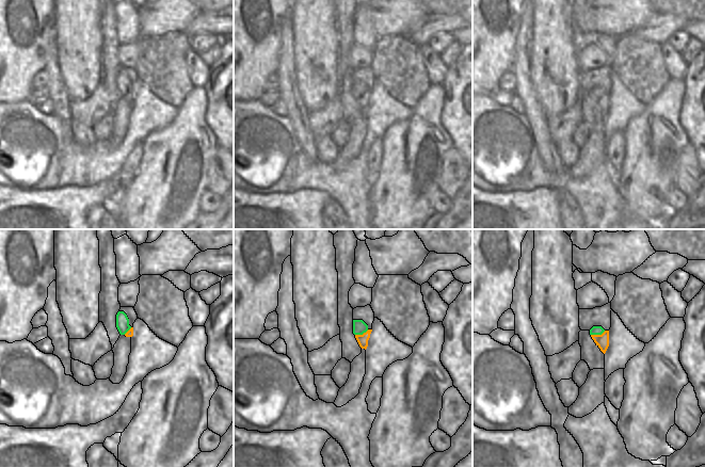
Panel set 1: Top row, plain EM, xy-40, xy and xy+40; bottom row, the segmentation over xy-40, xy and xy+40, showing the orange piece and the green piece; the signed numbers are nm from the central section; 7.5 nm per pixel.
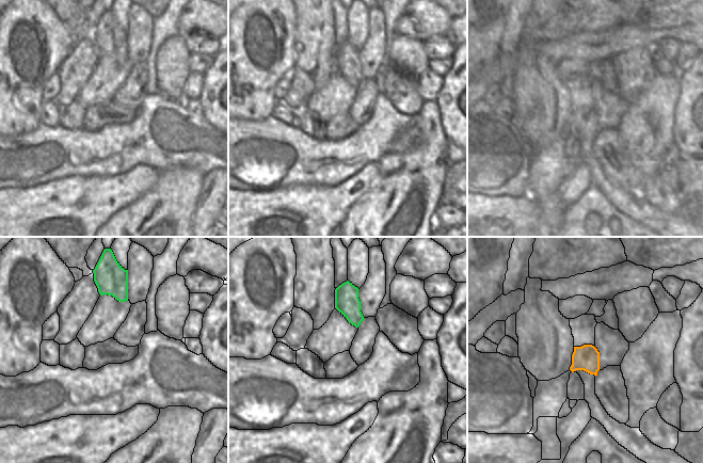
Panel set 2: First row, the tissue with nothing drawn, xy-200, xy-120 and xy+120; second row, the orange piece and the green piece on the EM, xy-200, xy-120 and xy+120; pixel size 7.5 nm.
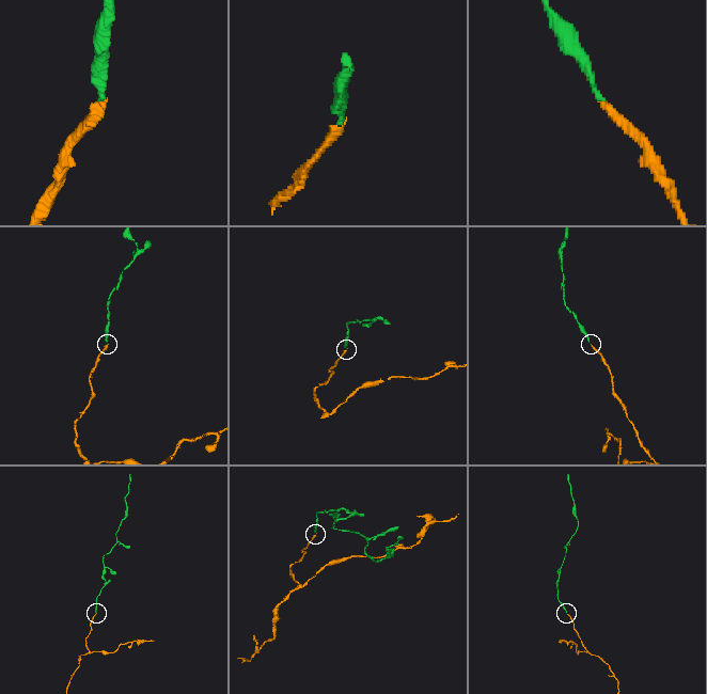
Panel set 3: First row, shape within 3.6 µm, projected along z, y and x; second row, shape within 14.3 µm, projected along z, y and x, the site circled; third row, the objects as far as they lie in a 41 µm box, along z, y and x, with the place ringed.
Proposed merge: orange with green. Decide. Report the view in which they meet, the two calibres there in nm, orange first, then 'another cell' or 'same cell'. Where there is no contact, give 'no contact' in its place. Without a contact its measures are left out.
xy+40 | 100/60 nm | same cell

